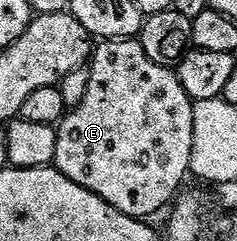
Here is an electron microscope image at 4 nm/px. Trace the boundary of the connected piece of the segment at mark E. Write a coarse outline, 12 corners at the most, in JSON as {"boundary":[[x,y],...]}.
{"boundary":[[136,38],[96,44],[53,163],[132,219],[190,174],[193,104]]}

